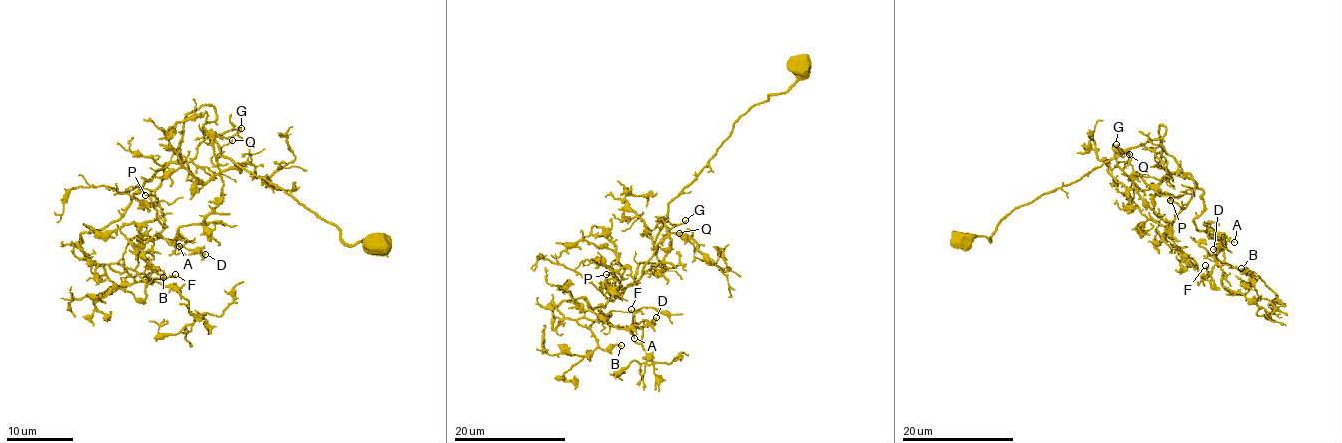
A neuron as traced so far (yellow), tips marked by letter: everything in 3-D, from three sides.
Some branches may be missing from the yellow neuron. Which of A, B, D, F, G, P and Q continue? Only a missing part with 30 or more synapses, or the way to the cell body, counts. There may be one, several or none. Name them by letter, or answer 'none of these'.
G

